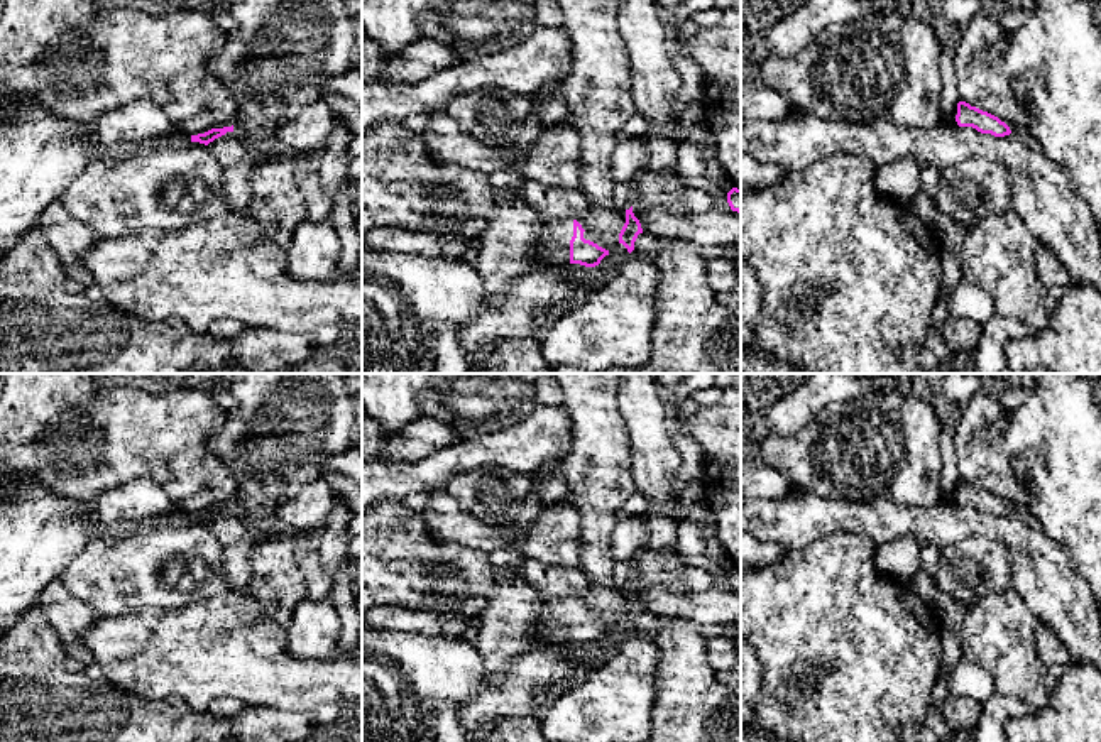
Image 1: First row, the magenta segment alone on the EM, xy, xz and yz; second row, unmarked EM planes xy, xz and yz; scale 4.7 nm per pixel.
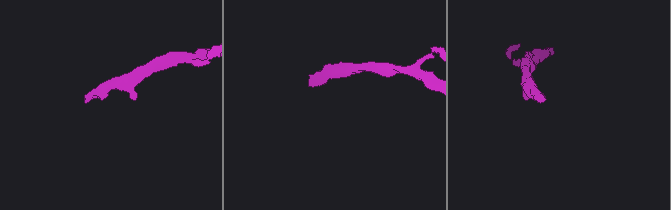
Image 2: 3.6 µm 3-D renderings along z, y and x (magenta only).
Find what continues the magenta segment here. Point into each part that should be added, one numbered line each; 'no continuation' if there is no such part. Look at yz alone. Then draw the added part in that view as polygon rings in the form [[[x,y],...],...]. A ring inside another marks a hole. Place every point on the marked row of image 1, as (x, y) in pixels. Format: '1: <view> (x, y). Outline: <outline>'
no continuation

